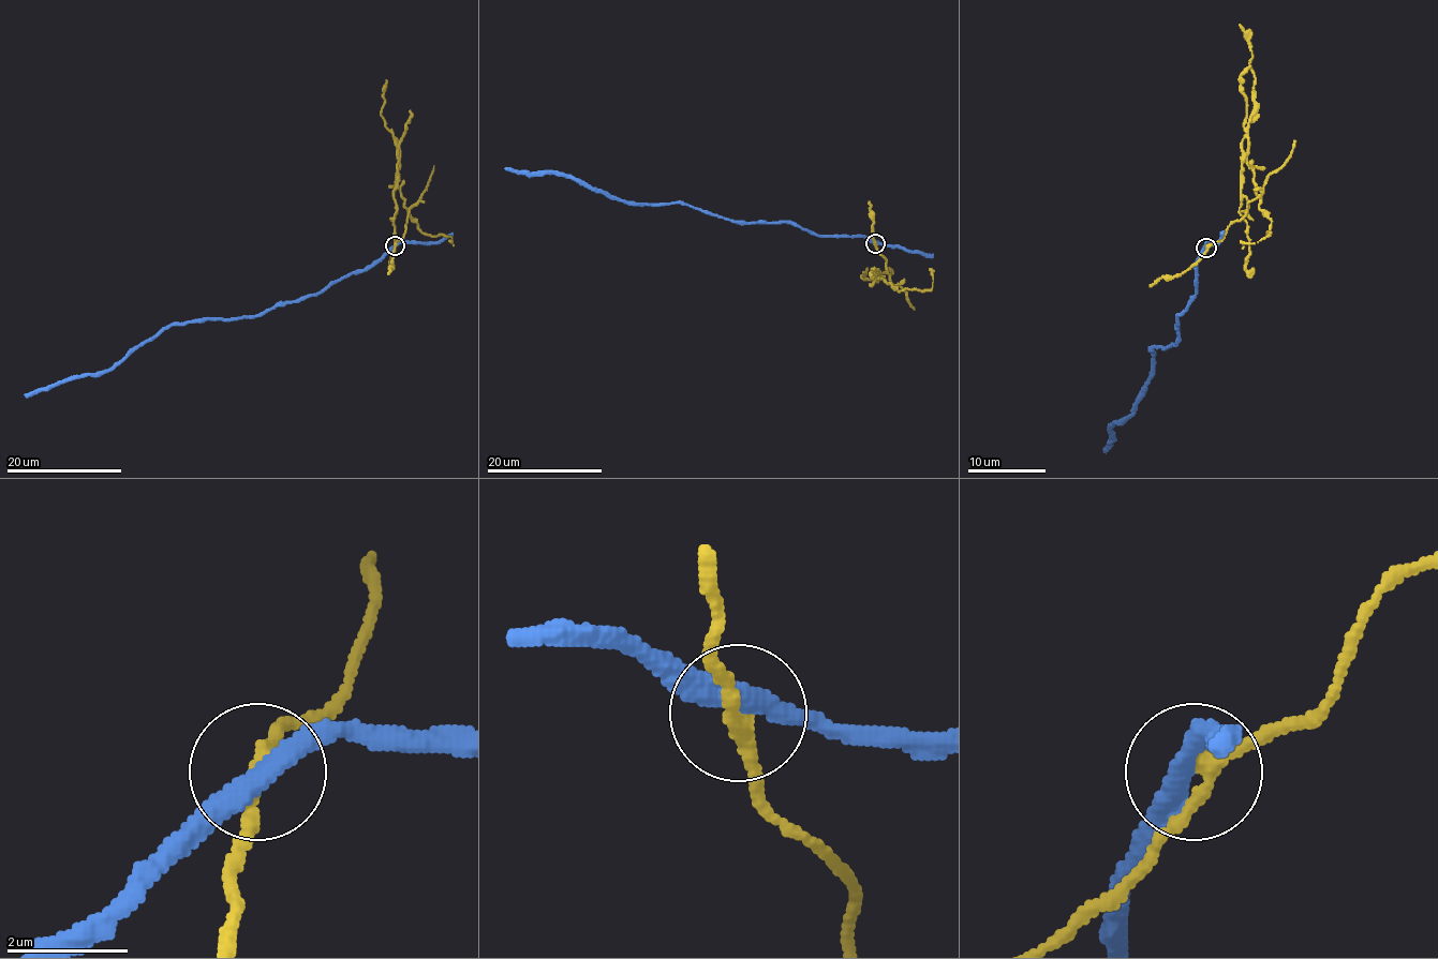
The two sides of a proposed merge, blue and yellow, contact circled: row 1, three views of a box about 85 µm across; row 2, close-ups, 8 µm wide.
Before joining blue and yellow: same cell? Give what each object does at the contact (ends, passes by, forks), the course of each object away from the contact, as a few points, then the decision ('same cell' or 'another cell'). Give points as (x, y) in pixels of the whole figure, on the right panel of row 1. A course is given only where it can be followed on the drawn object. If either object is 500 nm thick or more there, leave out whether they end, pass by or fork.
blue passes by; yellow passes by; blue runs (1206, 248), (1197, 267), (1197, 293), (1177, 316), (1175, 343), (1152, 349), (1146, 390), (1111, 429), (1105, 448); yellow runs (1206, 248), (1216, 244), (1259, 197), (1247, 162), (1255, 74), (1249, 35), (1240, 24); another cell

